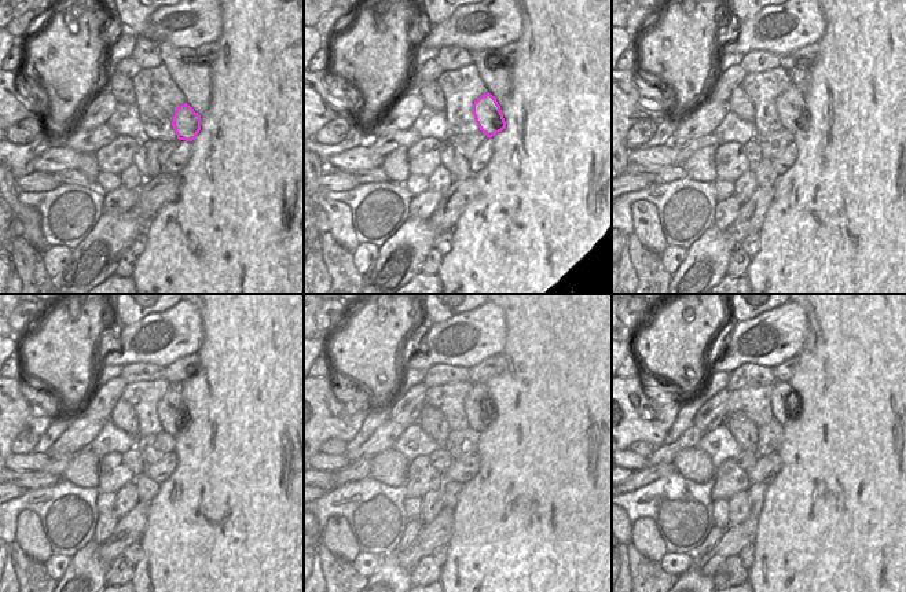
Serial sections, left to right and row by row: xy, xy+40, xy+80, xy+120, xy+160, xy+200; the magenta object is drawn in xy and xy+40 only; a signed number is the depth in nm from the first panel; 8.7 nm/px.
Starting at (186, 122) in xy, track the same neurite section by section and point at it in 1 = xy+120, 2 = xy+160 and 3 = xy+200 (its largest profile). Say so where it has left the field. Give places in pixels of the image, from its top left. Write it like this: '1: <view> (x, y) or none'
1: xy+120 (171, 408)
2: xy+160 (474, 403)
3: xy+200 (782, 392)

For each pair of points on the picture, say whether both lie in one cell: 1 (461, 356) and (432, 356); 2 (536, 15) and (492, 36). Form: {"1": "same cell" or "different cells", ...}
{"1": "same cell", "2": "different cells"}

